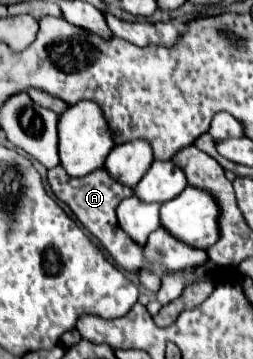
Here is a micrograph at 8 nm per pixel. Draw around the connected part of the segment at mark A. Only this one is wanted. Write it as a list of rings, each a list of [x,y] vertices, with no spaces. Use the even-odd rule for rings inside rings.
[[[60,165],[48,171],[48,181],[50,181],[50,187],[56,193],[56,197],[74,211],[78,221],[102,243],[102,247],[112,255],[112,259],[122,269],[138,271],[138,269],[148,267],[142,259],[142,249],[132,239],[128,239],[128,235],[124,231],[120,231],[118,221],[116,221],[116,207],[122,199],[132,195],[130,187],[120,185],[110,175],[88,175],[84,179],[76,179],[76,185],[70,189],[70,177],[68,177],[68,173],[64,173],[64,169]]]

